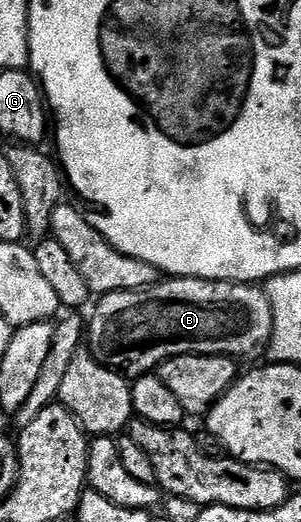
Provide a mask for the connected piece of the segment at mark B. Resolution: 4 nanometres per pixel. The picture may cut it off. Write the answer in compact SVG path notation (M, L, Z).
M180 276L178 278L163 278L159 283L152 284L149 288L138 288L132 292L104 292L94 301L95 313L85 328L85 340L89 351L97 362L106 368L113 368L123 376L134 378L154 373L161 362L174 356L259 356L268 351L271 335L273 334L273 306L269 302L266 291L255 284L238 284L236 280L198 280L196 276Z

